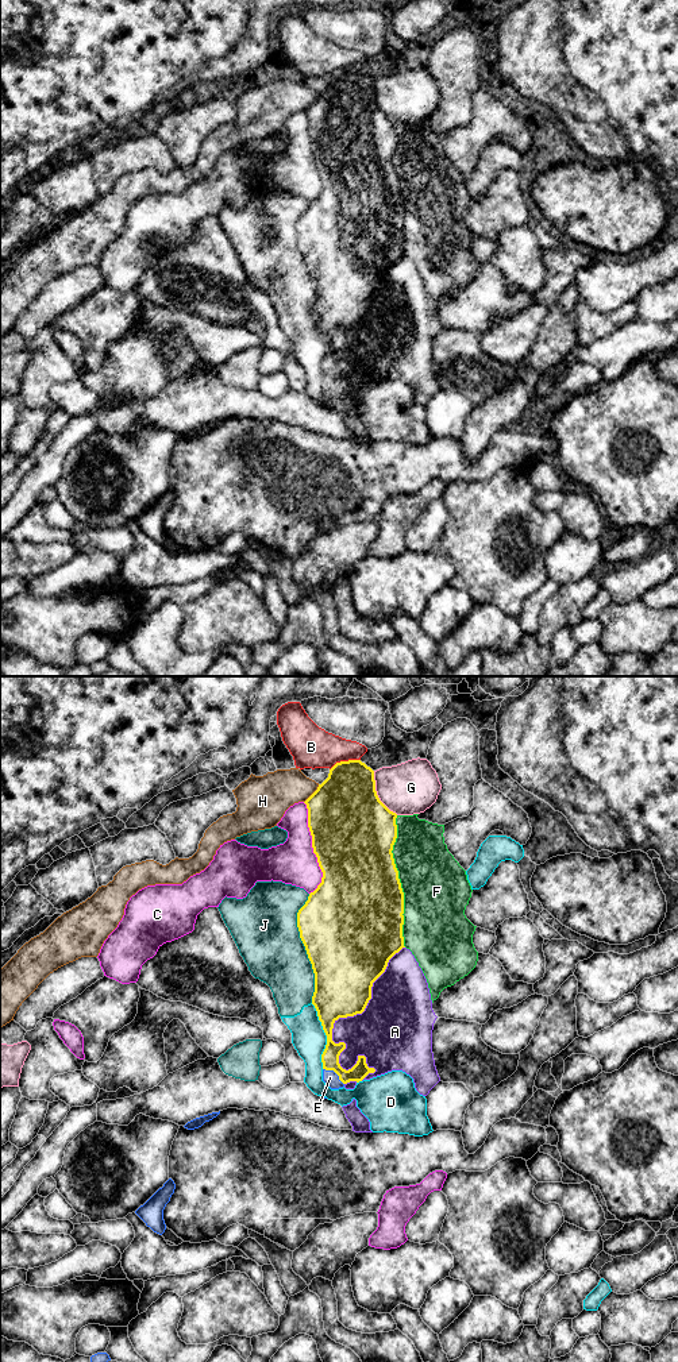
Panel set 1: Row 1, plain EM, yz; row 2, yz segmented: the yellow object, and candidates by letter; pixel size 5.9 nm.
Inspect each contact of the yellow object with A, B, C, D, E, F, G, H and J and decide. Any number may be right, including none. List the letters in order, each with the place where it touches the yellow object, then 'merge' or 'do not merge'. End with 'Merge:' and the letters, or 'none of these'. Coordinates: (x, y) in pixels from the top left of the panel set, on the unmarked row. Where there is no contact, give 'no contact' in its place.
A: contact yz (331, 339); do not merge
B: contact yz (345, 70); do not merge
C: contact yz (312, 155); do not merge
D: contact yz (326, 343); do not merge
E: contact yz (335, 381); merge
F: contact yz (399, 191); do not merge
G: contact yz (376, 103); do not merge
H: contact yz (312, 103); do not merge
J: contact yz (305, 257); do not merge
Merge: E

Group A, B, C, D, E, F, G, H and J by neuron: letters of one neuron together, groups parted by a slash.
A / B / C / D J / E / F / G / H

